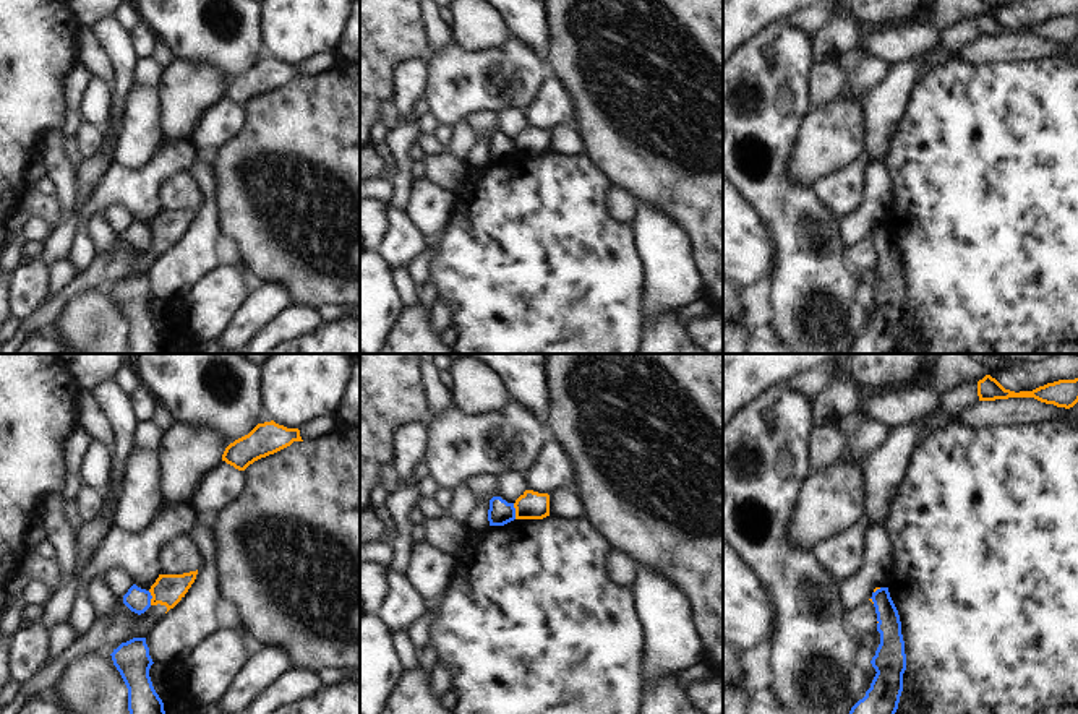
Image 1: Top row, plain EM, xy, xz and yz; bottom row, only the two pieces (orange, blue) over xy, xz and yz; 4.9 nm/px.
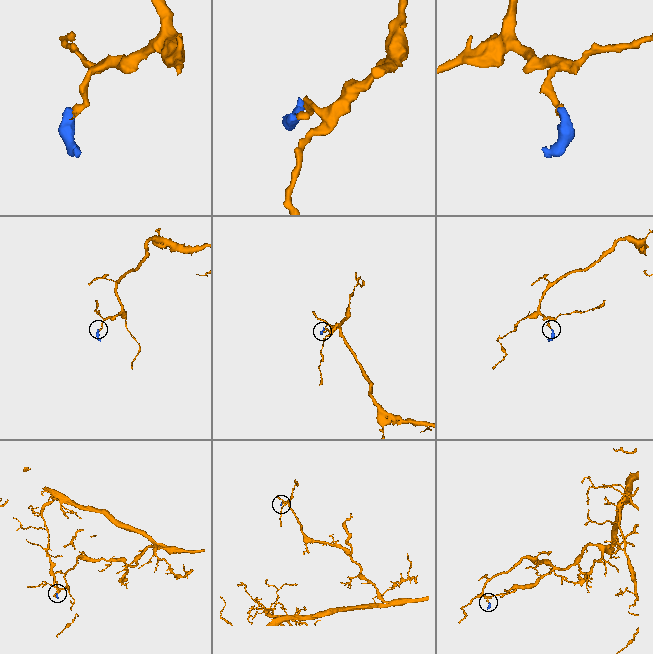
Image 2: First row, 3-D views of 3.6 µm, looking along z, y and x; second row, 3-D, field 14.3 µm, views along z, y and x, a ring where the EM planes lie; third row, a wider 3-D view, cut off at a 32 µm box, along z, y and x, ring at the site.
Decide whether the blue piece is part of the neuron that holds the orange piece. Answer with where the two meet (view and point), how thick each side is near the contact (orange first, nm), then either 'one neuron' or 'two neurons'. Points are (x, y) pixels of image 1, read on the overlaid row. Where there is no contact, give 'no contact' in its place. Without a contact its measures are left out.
contact xz (516, 511); calibres 140 and 120 nm; two neurons

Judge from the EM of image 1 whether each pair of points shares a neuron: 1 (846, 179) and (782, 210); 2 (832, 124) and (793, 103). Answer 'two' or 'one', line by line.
1: two
2: two

